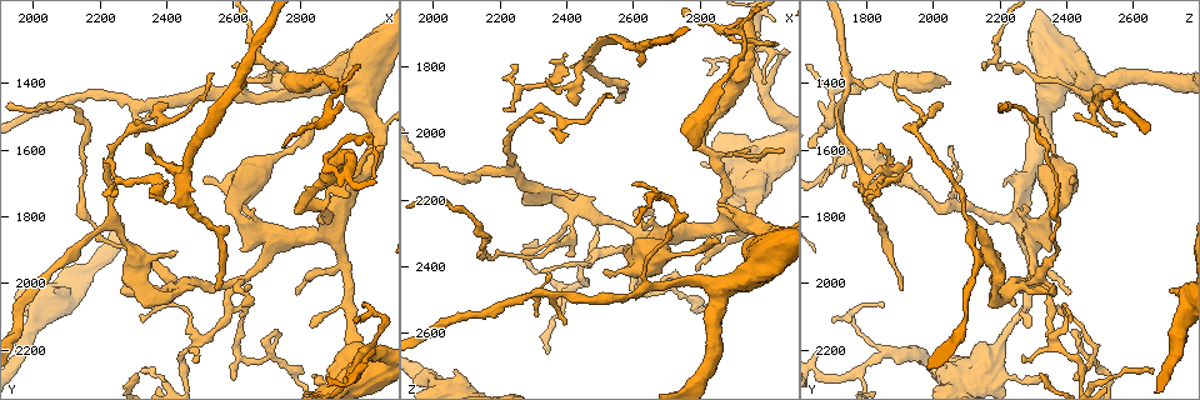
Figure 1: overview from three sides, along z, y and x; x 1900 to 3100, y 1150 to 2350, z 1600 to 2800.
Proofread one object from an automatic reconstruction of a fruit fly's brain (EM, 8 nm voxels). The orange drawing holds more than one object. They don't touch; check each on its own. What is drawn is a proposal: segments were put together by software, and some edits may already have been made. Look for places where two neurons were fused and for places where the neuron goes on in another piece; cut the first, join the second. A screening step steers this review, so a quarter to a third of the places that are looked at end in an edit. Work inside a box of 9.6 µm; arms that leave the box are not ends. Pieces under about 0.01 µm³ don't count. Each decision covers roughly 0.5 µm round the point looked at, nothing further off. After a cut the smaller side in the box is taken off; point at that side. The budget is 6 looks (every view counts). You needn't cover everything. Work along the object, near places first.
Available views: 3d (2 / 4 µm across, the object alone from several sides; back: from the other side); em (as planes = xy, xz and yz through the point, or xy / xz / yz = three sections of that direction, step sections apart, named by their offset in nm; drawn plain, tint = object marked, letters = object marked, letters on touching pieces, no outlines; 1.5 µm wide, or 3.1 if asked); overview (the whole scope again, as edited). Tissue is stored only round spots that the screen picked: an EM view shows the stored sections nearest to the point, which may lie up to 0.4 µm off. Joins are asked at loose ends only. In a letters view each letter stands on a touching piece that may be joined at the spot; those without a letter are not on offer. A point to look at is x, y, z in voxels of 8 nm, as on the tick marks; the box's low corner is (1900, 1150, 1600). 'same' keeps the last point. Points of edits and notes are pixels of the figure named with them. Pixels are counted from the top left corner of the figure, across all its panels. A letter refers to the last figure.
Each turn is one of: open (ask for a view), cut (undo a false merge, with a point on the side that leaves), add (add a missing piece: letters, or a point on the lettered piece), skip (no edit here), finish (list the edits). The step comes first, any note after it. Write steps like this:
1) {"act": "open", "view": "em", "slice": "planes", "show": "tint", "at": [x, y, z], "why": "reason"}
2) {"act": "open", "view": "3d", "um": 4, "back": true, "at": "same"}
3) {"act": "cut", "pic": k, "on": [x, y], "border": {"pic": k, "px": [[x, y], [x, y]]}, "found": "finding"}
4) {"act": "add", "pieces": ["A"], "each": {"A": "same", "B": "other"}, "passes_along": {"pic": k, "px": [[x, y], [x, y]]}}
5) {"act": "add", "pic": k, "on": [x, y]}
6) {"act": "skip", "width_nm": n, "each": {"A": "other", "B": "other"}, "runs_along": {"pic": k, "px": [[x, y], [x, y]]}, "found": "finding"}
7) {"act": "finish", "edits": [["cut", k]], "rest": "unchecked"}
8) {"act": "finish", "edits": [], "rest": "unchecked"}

{"act": "open", "view": "em", "slice": "xy", "step": 8, "show": "tint", "at": [2940, 1670, 1670], "why": "abrupt turn"}

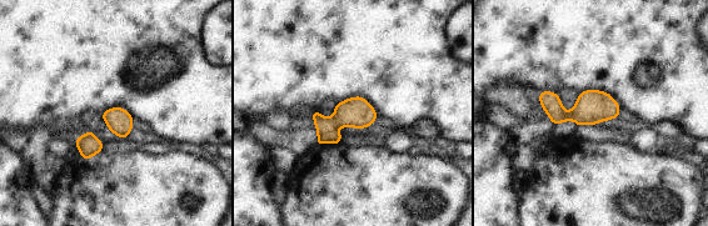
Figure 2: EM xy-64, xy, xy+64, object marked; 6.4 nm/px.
{"act": "open", "view": "em", "slice": "xz", "step": 4, "show": "letters", "at": "same", "why": "another direction"}

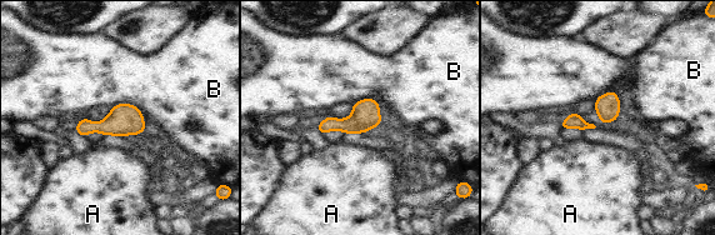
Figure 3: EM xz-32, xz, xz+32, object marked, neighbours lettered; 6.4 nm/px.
{"act": "skip", "width_nm": 160, "each": {"A": "other", "B": "other"}, "found": "all the same neuron"}

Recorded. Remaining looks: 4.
{"act": "open", "view": "em", "slice": "yz", "step": 4, "show": "tint", "at": [2850, 1770, 2080], "why": "a narrow waist"}

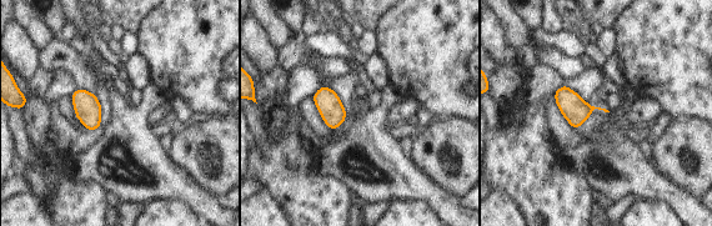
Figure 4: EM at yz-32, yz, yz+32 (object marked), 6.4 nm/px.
{"act": "open", "view": "em", "slice": "planes", "show": "letters", "at": "same", "why": "cut it another way"}

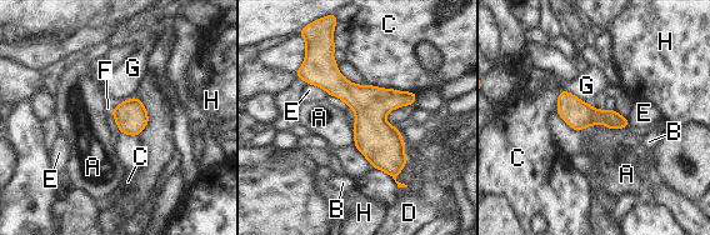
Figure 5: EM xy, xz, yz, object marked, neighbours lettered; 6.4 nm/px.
{"act": "skip", "each": {"A": "other", "B": "other", "C": "other", "D": "other", "E": "other", "F": "other", "G": "other", "H": "other"}, "border": {"pic": 5, "px": [[565, 89], [589, 104]]}, "found": "all the same neuron"}

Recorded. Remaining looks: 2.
{"act": "open", "view": "em", "slice": "xz", "step": 4, "show": "letters", "at": [2510, 1710, 2410], "why": "free end"}

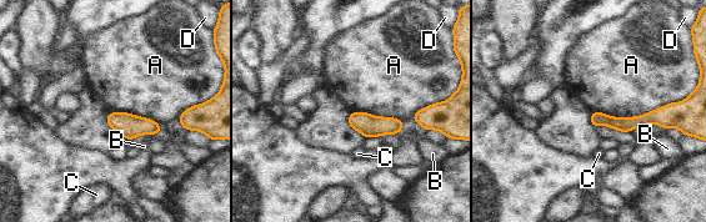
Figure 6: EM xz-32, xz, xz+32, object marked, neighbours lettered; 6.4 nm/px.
{"act": "skip", "each": {"A": "other", "B": "other", "C": "other", "D": "other"}, "border": {"pic": 6, "px": [[671, 101], [634, 116], [591, 112]]}, "found": "none of them fits"}

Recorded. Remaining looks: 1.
{"act": "finish", "edits": [], "rest": "unchecked"}

